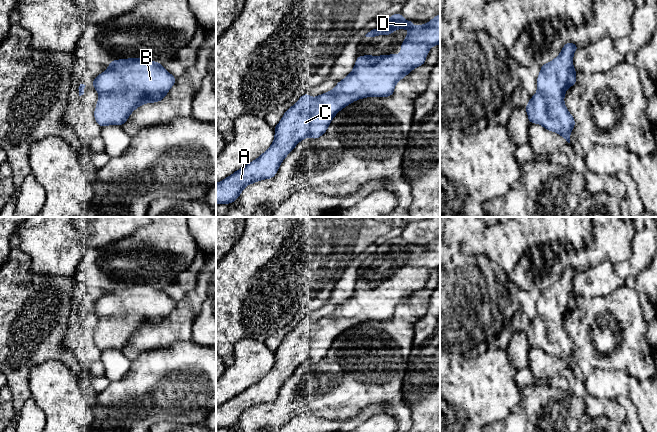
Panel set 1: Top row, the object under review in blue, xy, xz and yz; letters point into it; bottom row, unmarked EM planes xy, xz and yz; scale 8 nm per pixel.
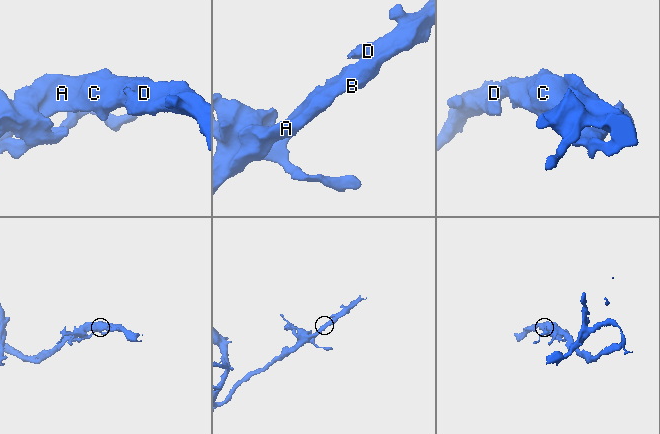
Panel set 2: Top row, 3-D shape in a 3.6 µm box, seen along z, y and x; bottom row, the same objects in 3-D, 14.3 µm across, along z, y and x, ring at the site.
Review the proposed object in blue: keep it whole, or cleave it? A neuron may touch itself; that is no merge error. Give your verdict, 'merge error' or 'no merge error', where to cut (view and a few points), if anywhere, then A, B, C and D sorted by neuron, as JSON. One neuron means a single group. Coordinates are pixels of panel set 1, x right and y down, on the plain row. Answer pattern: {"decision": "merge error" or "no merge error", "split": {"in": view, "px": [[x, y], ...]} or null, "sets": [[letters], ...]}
{"decision": "no merge error", "split": null, "sets": [["A", "B", "C", "D"]]}

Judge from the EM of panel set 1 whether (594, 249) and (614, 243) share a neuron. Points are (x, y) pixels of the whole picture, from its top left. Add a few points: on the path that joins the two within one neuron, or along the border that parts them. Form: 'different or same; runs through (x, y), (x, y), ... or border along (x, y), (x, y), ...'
same; runs through (599, 249), (609, 244)

